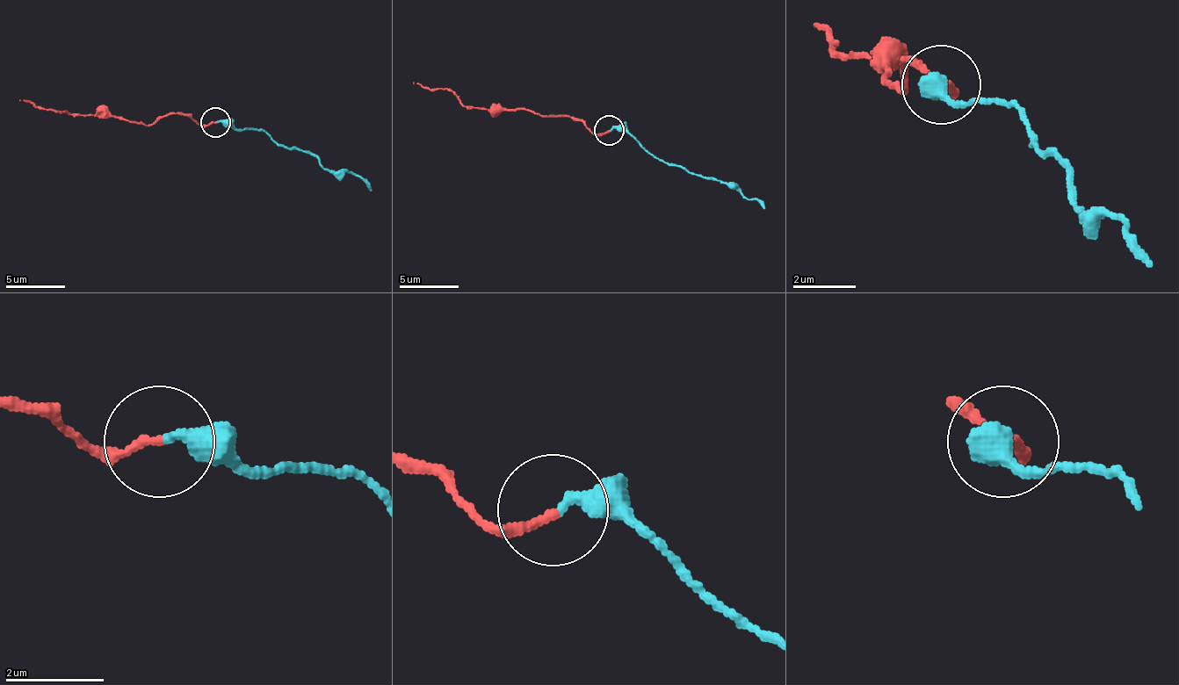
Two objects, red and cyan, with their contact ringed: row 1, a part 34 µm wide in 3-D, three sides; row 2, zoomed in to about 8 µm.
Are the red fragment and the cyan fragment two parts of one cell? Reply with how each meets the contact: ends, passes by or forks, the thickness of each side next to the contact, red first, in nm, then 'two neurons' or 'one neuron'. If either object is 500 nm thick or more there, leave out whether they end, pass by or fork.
red ends there; cyan ends there; 170 nm thick on the red side, 320 nm on the other; two neurons

